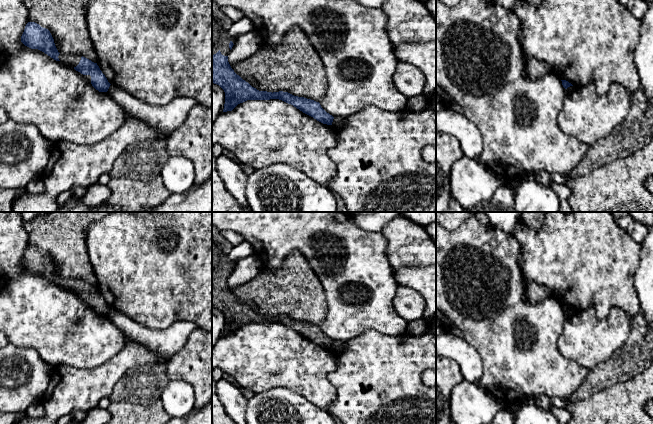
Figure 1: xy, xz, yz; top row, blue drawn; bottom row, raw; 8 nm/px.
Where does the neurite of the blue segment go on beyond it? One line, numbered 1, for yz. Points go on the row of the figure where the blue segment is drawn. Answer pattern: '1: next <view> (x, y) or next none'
1: next none

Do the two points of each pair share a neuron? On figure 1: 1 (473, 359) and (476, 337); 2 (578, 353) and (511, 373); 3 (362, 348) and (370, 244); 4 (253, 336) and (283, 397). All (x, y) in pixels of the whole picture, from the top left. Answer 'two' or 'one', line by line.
1: two
2: two
3: two
4: two

